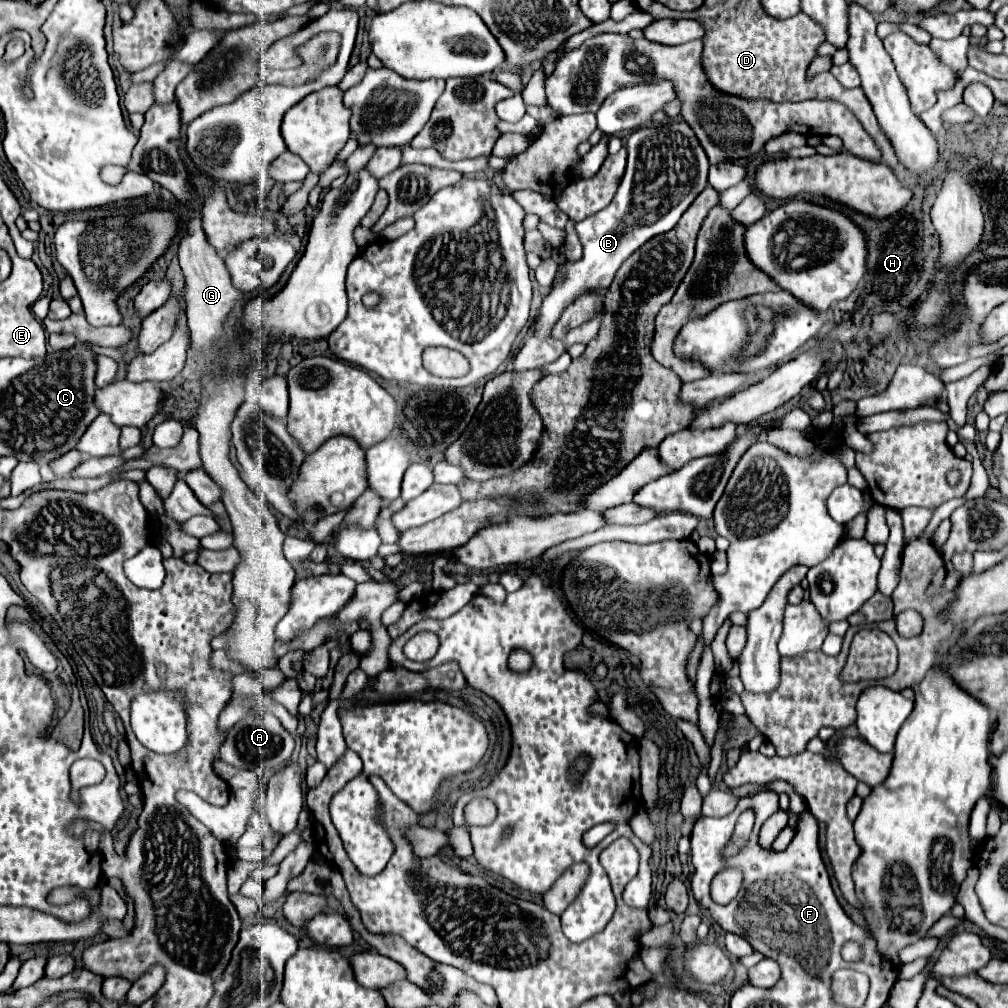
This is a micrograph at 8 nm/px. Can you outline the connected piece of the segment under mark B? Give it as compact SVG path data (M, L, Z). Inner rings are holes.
M672 122L672 124L662 124L662 126L640 128L628 138L626 148L628 148L628 164L626 164L626 172L622 176L620 188L616 190L612 204L608 204L608 208L604 208L576 224L576 232L580 236L584 252L582 252L580 260L564 262L558 266L552 290L542 300L540 314L534 320L534 336L538 340L544 340L550 336L554 324L558 322L560 314L564 312L564 308L568 304L572 304L574 300L578 300L580 296L584 296L588 292L606 292L608 286L612 284L618 268L622 266L622 262L632 252L636 252L644 242L654 238L656 234L672 230L676 226L676 222L680 220L680 216L684 214L684 210L694 202L694 198L708 184L708 166L710 166L708 156L706 156L704 148L700 146L696 134L692 132L692 128L686 122Z

